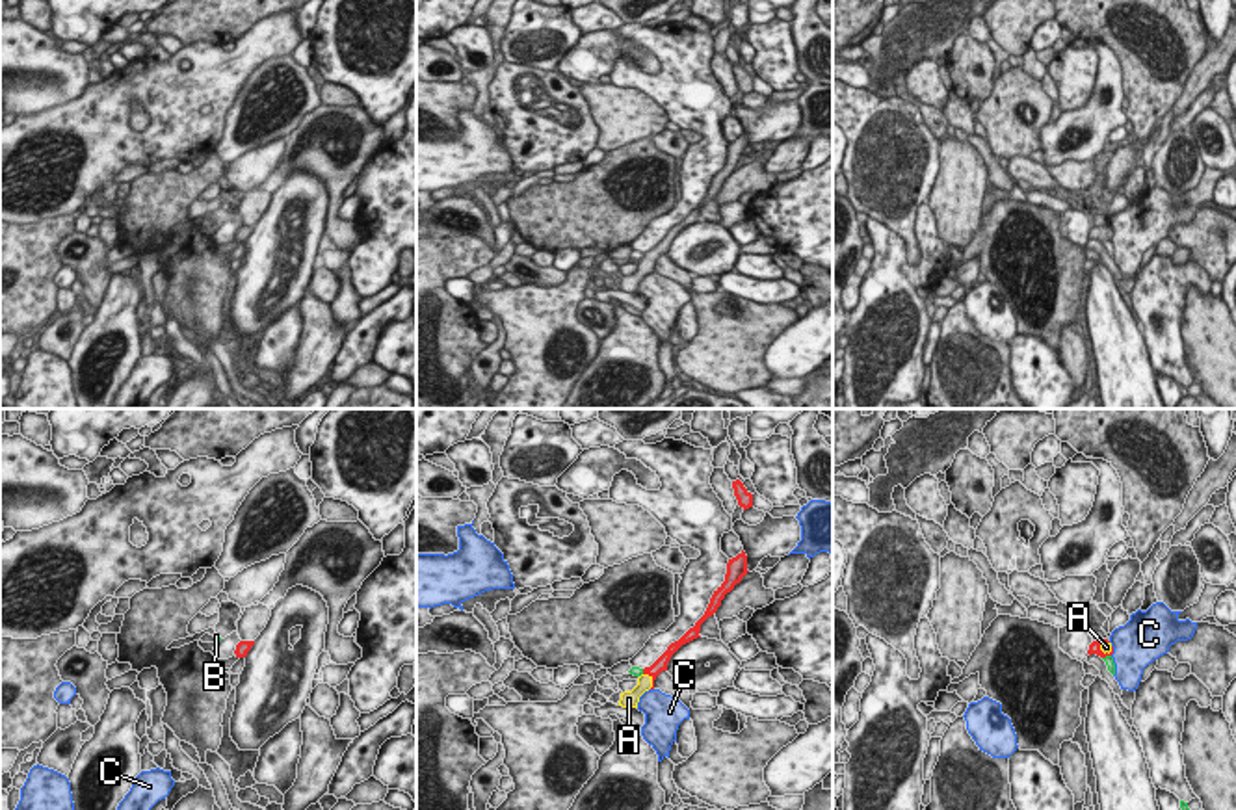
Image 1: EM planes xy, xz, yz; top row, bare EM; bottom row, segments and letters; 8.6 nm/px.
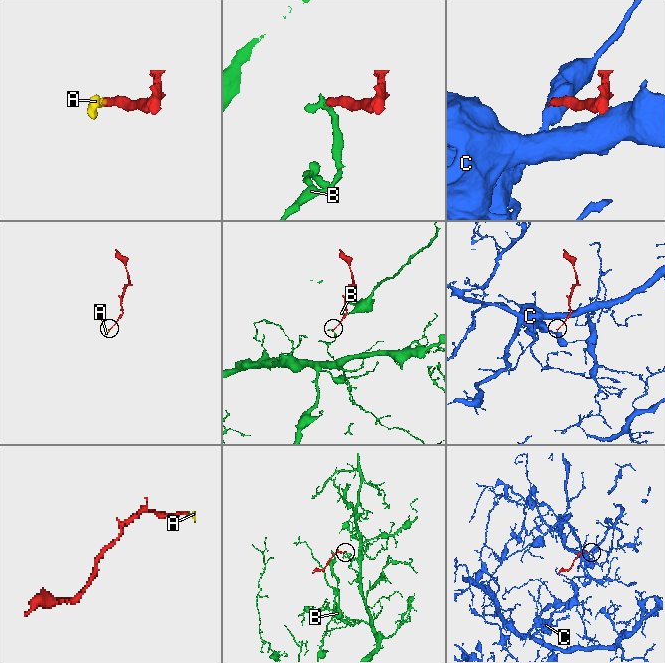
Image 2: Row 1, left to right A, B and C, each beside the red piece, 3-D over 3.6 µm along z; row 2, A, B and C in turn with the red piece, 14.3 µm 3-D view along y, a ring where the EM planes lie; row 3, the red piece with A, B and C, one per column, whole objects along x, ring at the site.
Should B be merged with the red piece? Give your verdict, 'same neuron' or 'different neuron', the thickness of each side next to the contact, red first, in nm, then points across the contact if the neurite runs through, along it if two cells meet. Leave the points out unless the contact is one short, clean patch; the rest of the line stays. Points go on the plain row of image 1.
different neuron; calibres 100 and 70 nm; border yz (1110, 238), (1103, 242)

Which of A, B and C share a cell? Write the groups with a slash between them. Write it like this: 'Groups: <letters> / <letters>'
Groups: A / B / C

